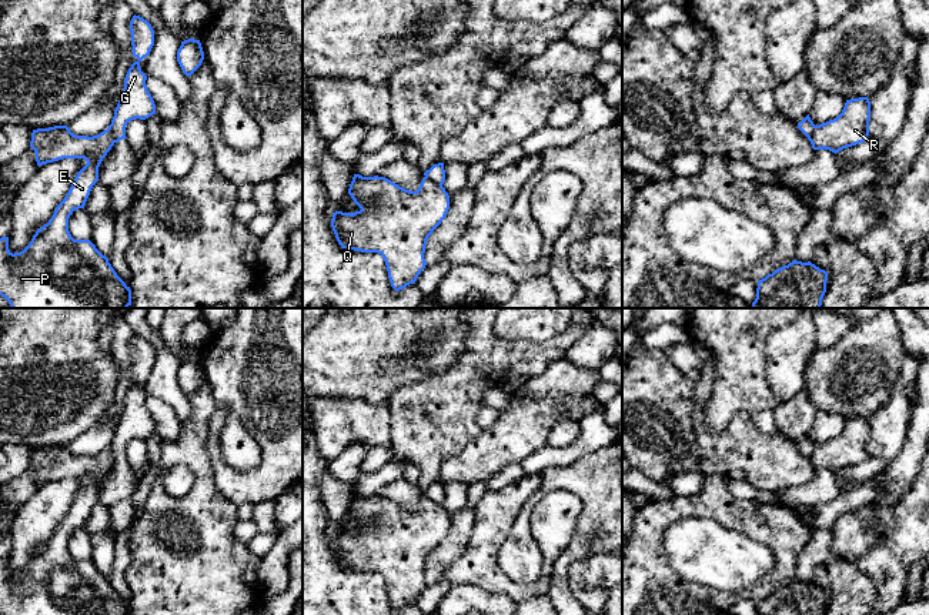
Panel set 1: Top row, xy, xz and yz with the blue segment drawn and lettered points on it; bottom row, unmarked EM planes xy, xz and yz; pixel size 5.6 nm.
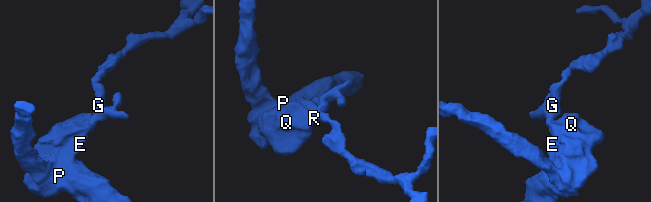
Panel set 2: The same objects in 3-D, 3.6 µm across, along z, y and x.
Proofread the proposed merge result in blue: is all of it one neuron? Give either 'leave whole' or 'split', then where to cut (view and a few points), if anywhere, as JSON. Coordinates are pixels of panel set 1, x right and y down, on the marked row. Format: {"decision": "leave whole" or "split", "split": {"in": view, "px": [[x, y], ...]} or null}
{"decision": "split", "split": {"in": "xz", "px": [[425, 176], [441, 186]]}}

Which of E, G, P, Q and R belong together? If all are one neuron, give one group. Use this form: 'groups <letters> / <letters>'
groups E P Q R / G

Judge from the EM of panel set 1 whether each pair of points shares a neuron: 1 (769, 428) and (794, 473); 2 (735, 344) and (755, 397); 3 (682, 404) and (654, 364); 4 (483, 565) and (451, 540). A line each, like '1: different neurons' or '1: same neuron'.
1: different neurons
2: same neuron
3: same neuron
4: different neurons

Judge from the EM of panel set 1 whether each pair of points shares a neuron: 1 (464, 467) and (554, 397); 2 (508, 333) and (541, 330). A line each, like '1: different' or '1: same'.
1: same
2: same

